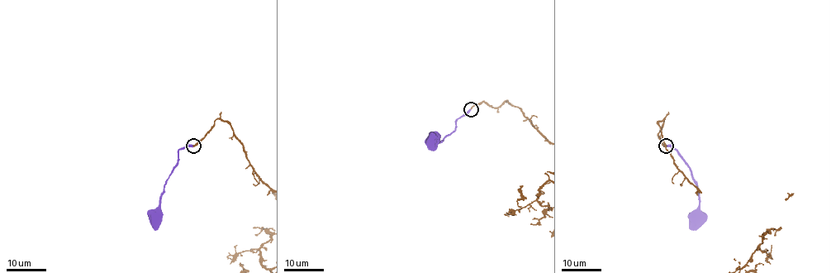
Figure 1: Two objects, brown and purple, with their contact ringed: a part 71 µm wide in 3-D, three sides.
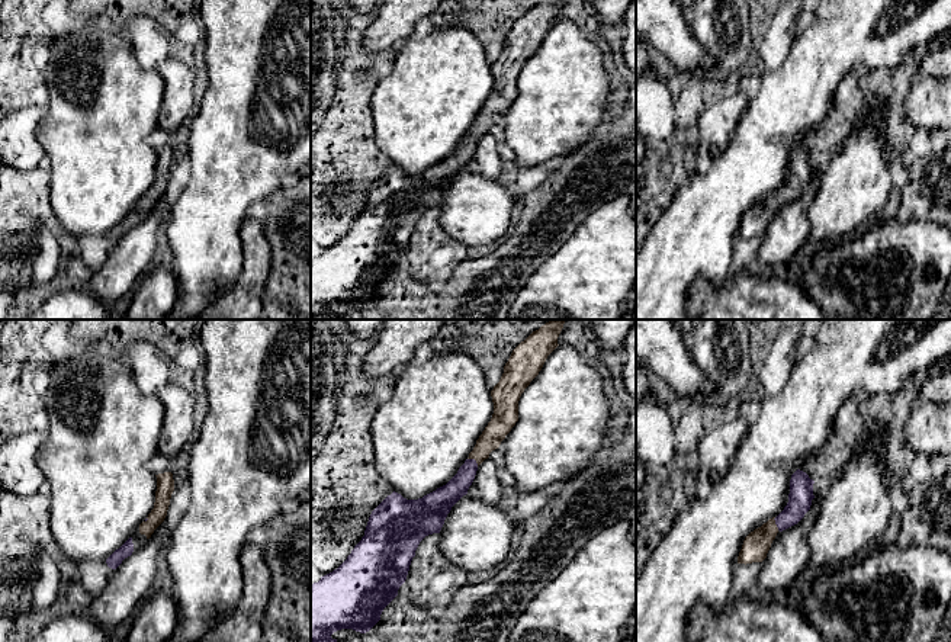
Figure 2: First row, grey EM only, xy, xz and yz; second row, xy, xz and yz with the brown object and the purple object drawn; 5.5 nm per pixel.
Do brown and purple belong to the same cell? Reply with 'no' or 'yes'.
yes

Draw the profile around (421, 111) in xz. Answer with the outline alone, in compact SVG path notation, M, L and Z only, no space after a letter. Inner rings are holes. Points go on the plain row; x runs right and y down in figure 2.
M436 28L423 39L407 38L391 54L392 71L370 97L379 148L407 174L446 160L469 132L494 89L483 44L465 28Z

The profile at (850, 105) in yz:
M846 74L835 90L828 119L804 134L799 144L813 155L830 158L841 151L857 122L868 113L870 102L858 84L857 74Z

